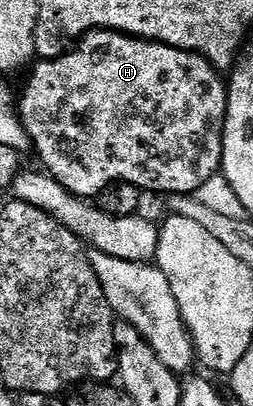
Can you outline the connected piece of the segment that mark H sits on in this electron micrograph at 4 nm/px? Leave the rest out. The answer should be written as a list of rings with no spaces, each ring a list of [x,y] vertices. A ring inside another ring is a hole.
[[[92,30],[90,34],[83,35],[78,45],[60,54],[58,58],[36,61],[31,72],[31,79],[28,80],[23,95],[19,94],[17,98],[19,116],[31,137],[34,152],[39,153],[39,158],[43,161],[42,169],[78,198],[94,199],[114,182],[128,182],[144,192],[156,190],[159,194],[167,194],[166,196],[191,196],[201,188],[201,184],[205,184],[205,180],[220,173],[229,86],[224,75],[203,55],[160,42],[148,42],[145,38],[132,38],[130,34],[120,34],[118,30]]]

